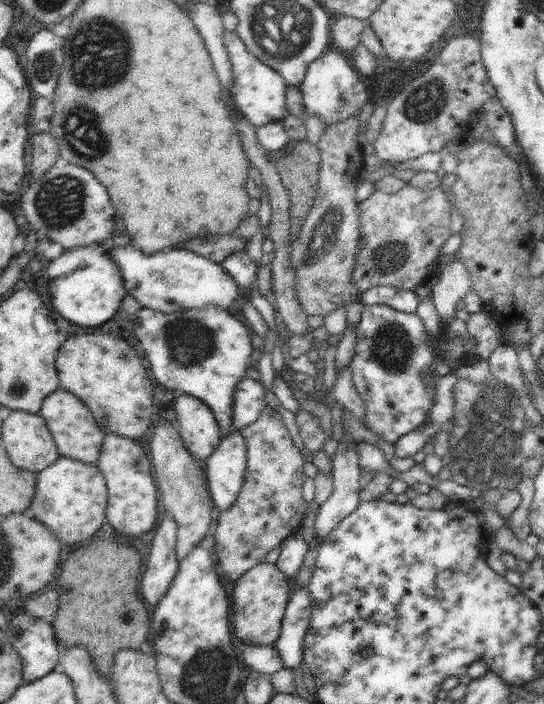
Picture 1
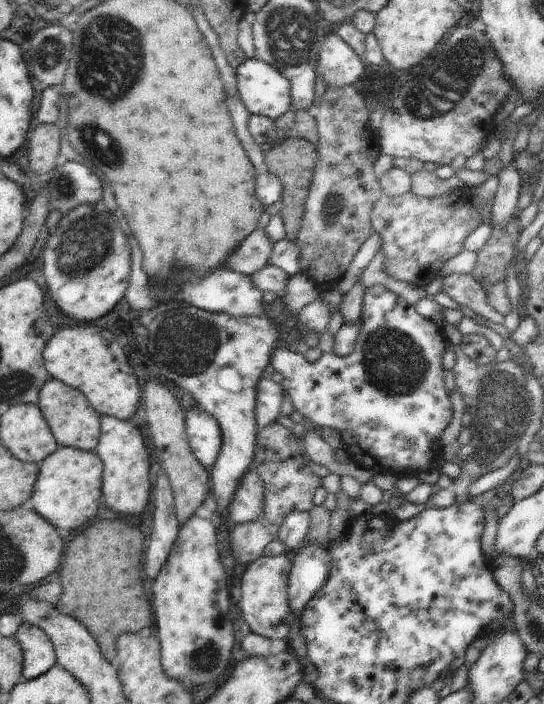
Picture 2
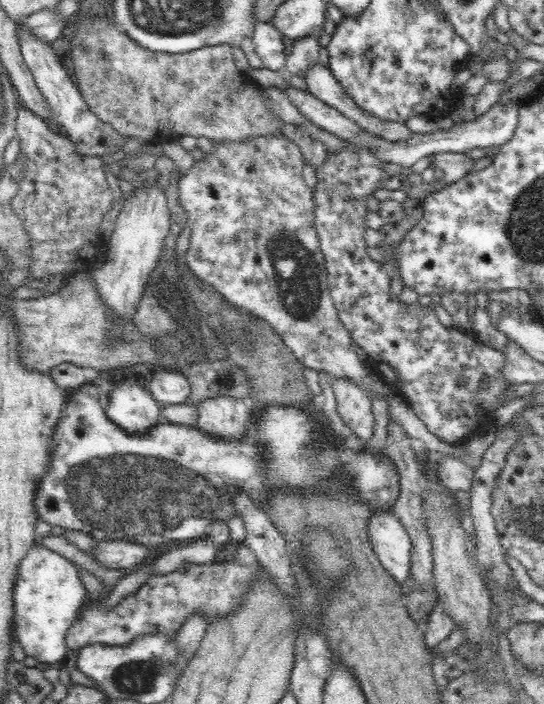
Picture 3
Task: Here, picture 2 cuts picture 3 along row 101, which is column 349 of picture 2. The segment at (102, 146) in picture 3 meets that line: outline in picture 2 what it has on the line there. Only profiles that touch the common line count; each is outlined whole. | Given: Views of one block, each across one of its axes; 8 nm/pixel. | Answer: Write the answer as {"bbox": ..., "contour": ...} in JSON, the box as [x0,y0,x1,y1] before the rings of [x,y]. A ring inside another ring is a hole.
{"bbox":[317,31,364,88],"contour":[[[329,31],[326,40],[318,48],[317,70],[326,88],[344,88],[356,83],[362,72],[364,62],[338,34]]]}

